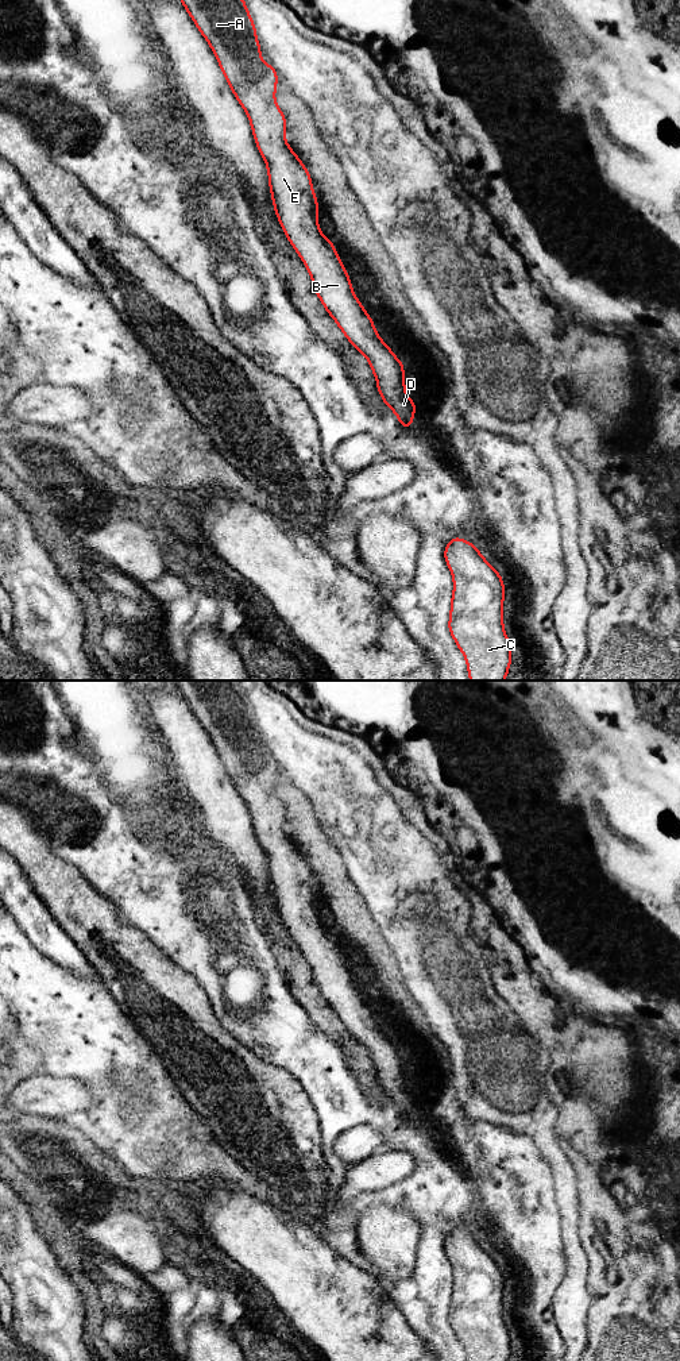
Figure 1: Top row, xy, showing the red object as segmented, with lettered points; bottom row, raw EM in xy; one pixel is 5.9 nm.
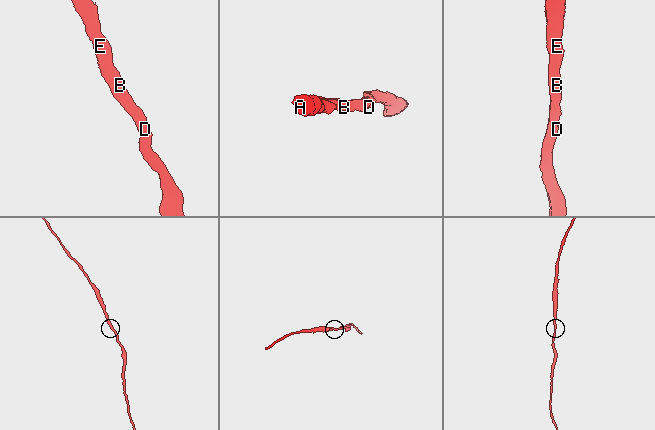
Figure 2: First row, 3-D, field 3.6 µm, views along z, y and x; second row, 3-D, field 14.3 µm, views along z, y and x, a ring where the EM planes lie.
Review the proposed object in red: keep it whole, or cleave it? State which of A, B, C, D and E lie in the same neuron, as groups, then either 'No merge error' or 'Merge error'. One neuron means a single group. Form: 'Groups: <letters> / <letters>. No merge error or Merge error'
Groups: A B C D E. No merge error

